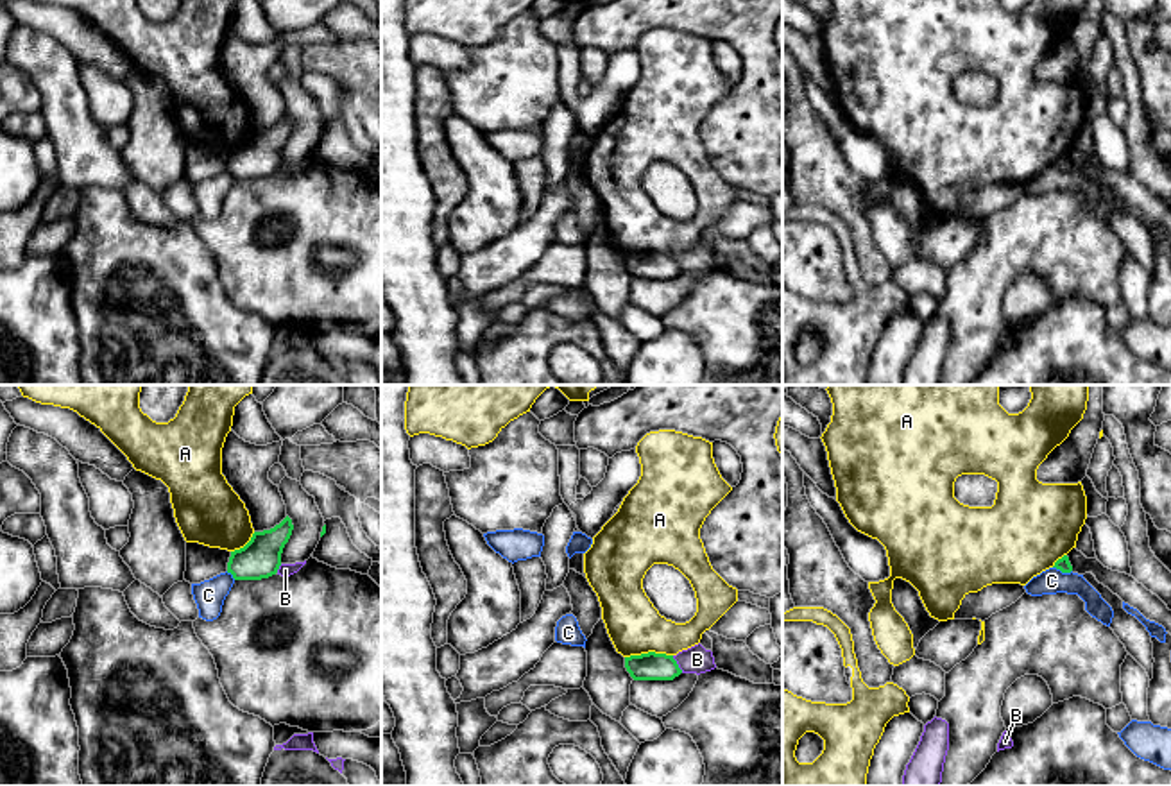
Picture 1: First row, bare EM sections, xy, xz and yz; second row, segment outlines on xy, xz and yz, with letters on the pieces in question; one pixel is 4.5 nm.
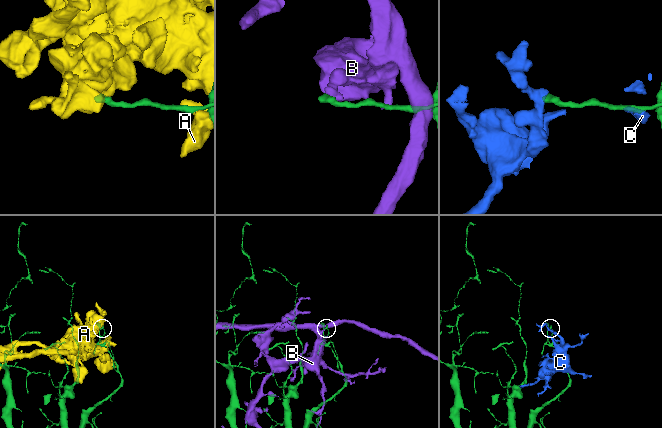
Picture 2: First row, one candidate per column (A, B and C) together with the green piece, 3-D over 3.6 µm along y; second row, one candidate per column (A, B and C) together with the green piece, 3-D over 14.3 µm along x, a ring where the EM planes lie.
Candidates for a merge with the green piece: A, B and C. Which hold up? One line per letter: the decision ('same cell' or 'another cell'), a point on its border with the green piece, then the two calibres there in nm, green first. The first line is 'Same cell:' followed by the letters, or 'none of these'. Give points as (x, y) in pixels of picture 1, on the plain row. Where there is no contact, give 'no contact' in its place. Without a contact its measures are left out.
Same cell: none of these
A: another cell; meets green in xz at (649, 251); 130 nm thick on the green side, 240 nm on the other
B: another cell; meets green in xz at (677, 264); 130 nm thick on the green side, 120 nm on the other
C: another cell; meets green in yz at (1062, 170); 60 nm thick on the green side, 120 nm on the other

